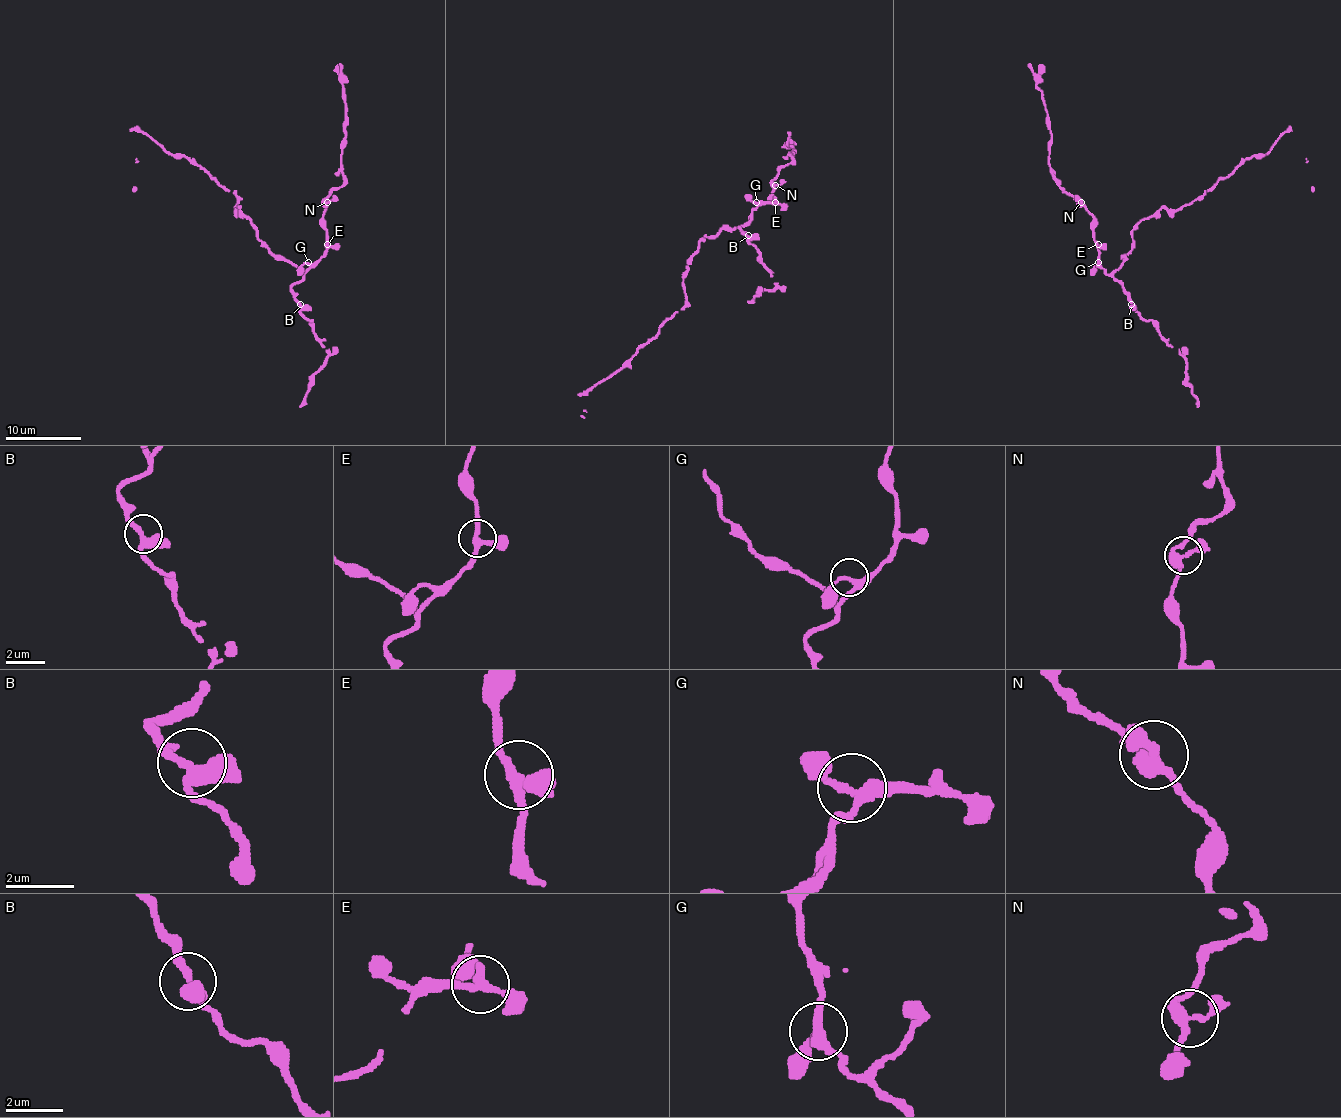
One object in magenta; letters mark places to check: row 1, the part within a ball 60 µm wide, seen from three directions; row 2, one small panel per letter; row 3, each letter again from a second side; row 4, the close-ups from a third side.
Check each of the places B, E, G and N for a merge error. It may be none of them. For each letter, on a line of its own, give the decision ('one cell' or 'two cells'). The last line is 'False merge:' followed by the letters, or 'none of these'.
B: one cell
E: one cell
G: one cell
N: one cell
False merge: none of these

